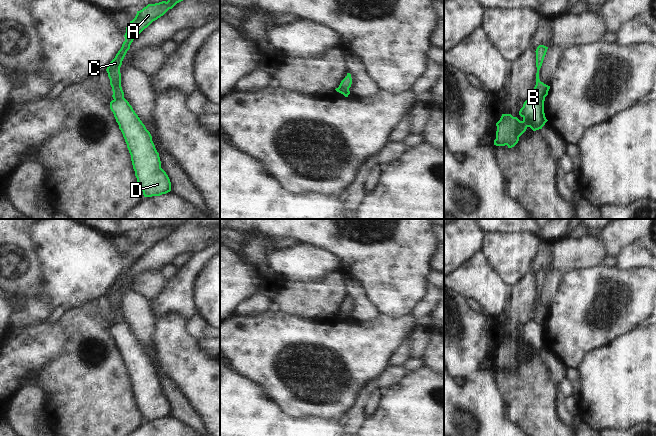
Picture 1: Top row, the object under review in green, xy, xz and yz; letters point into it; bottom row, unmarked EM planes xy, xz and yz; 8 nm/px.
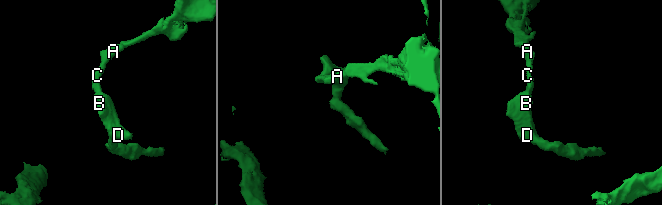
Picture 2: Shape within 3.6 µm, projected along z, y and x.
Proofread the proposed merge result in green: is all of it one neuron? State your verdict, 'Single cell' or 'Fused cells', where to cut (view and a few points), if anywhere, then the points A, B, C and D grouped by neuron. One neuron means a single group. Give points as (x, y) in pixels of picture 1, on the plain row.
Fused cells. Split along yz (533, 319), (543, 326). Groups: A C / B D.

